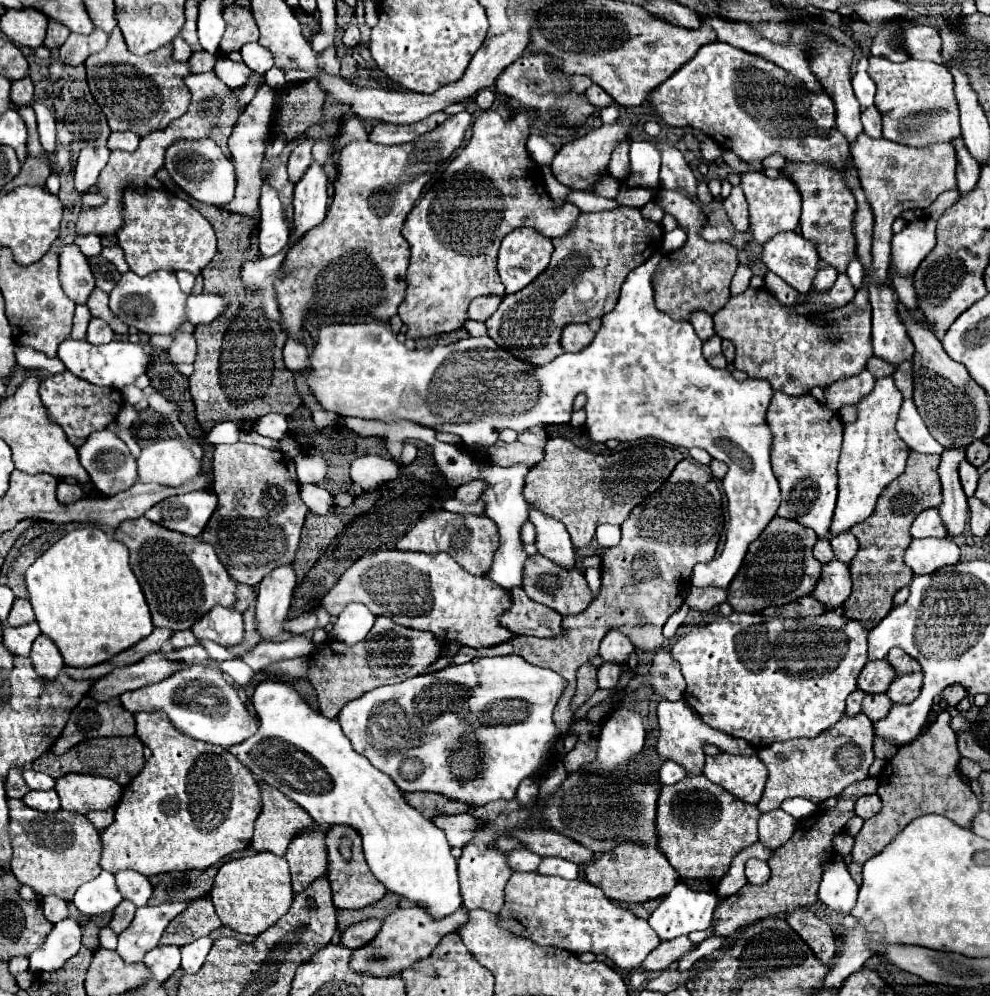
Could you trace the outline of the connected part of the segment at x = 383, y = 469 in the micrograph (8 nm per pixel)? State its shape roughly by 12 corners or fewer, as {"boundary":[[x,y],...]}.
{"boundary":[[379,456],[351,464],[365,492],[399,476],[399,464]]}

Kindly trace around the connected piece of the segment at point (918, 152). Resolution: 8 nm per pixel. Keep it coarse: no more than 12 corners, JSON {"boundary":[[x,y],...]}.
{"boundary":[[951,142],[851,146],[875,216],[867,280],[889,276],[891,224],[957,188]]}

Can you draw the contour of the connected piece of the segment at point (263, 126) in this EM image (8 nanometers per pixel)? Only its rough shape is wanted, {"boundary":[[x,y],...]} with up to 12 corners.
{"boundary":[[263,84],[229,136],[237,190],[227,206],[257,216],[273,90]]}

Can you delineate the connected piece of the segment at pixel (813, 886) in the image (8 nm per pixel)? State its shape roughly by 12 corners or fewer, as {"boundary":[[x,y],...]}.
{"boundary":[[877,778],[801,820],[769,858],[769,882],[723,898],[713,934],[813,906],[833,838]]}

